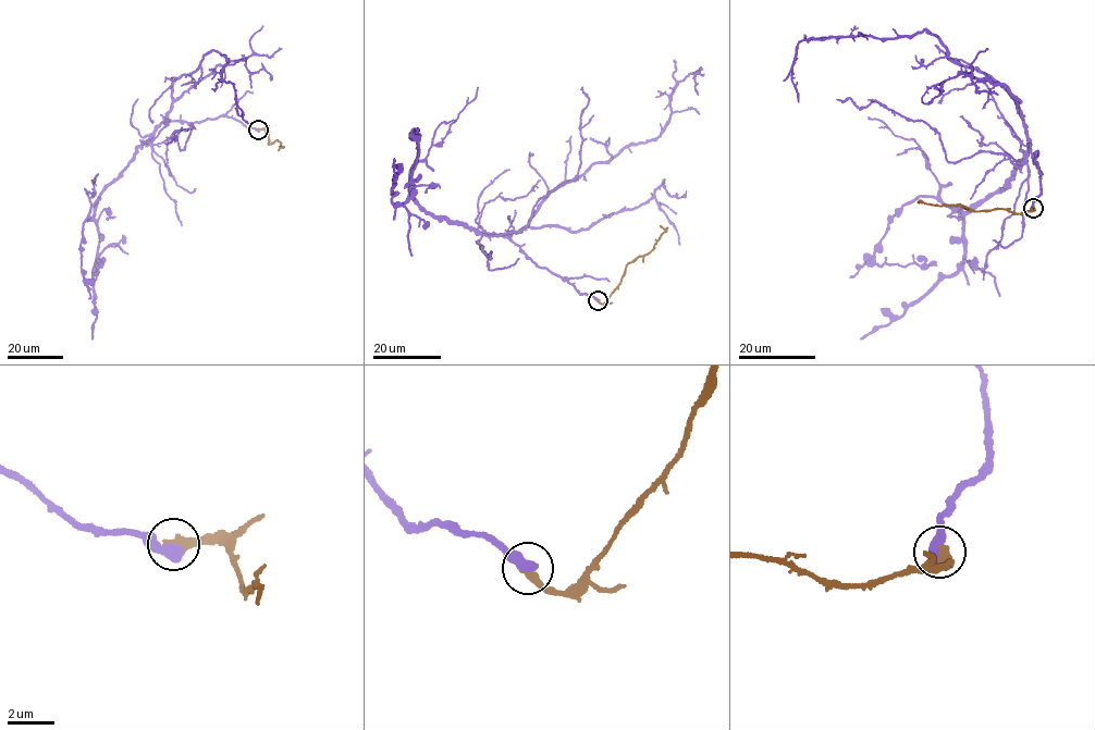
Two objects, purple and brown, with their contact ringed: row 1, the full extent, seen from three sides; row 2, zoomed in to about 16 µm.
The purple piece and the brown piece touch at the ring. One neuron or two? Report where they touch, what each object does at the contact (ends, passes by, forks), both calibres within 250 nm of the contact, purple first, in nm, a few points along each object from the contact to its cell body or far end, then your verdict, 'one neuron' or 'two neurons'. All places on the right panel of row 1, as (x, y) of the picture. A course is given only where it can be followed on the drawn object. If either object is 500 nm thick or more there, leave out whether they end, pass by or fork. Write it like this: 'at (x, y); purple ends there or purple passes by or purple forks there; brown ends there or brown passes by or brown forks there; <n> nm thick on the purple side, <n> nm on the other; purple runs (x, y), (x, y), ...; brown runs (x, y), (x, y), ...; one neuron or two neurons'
at (1033, 208); 550 nm thick on the purple side, 420 nm on the other; purple runs (1033, 208), (1042, 173), (1021, 110), (1007, 88), (950, 60), (927, 31), (802, 39), (791, 69), (799, 101); brown runs (1033, 208), (1033, 211), (1020, 213), (1001, 209), (974, 211), (959, 205), (918, 202); one neuron

